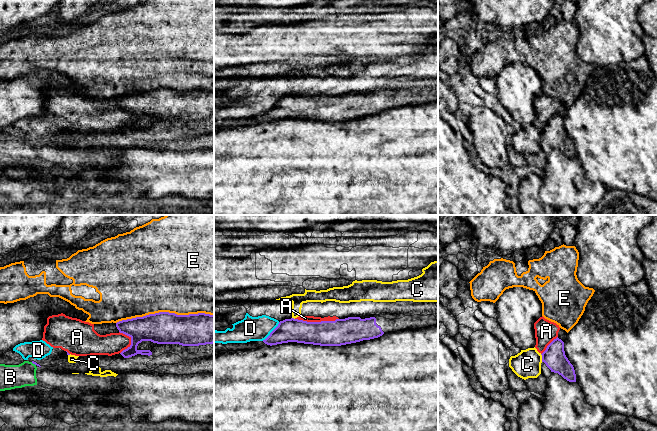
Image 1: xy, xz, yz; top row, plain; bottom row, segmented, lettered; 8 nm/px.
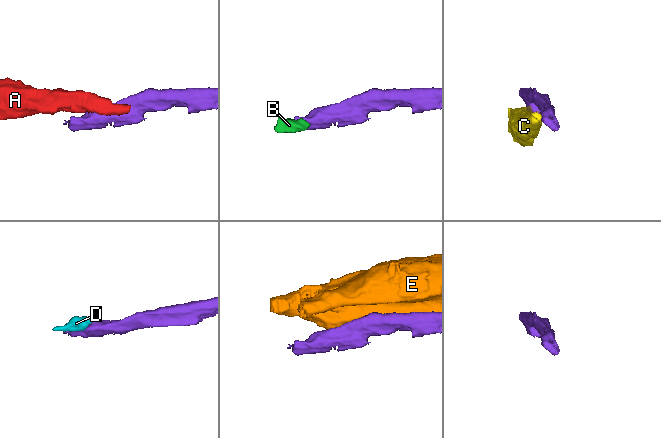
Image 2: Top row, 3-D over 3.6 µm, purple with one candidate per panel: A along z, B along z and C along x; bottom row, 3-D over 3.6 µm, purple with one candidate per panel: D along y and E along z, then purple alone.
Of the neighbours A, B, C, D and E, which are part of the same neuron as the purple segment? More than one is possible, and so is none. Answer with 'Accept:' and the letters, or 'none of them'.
Accept: B

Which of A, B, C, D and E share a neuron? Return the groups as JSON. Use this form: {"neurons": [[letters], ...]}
{"neurons": [["A", "C", "D"], ["B"], ["E"]]}

